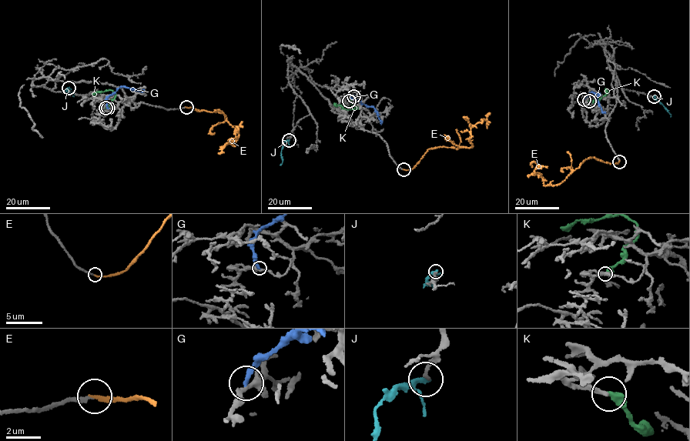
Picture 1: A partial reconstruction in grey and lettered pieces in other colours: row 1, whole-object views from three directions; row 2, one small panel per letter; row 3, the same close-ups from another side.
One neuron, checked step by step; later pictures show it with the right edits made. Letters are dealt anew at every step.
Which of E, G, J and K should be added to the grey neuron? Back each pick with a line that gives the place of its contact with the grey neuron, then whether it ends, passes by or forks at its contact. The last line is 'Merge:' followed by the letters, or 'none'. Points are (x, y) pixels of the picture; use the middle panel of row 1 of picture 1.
E: (403, 169) | it ends
Merge: E

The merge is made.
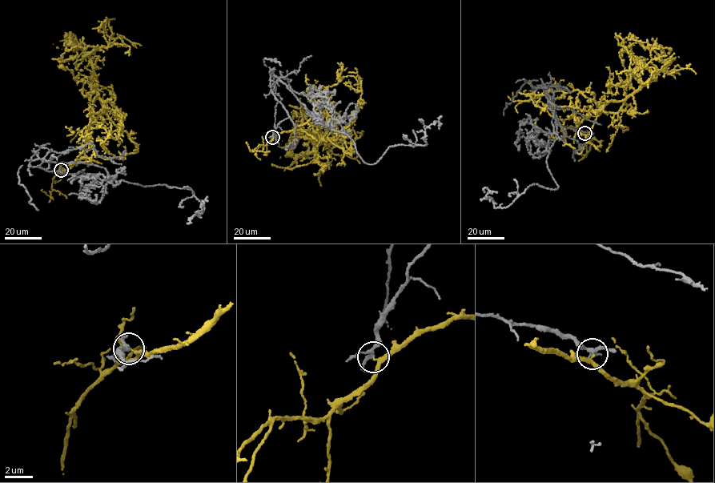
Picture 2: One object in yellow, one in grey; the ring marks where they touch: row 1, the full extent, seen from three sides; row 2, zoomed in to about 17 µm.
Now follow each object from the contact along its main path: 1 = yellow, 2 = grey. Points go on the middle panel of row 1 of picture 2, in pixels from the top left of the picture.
1: (273, 137), (306, 130), (316, 153), (317, 145), (327, 137), (351, 156), (342, 132), (357, 105), (366, 102)
2: (273, 137), (288, 116), (271, 73), (368, 164), (390, 146), (426, 145), (424, 130), (439, 119)

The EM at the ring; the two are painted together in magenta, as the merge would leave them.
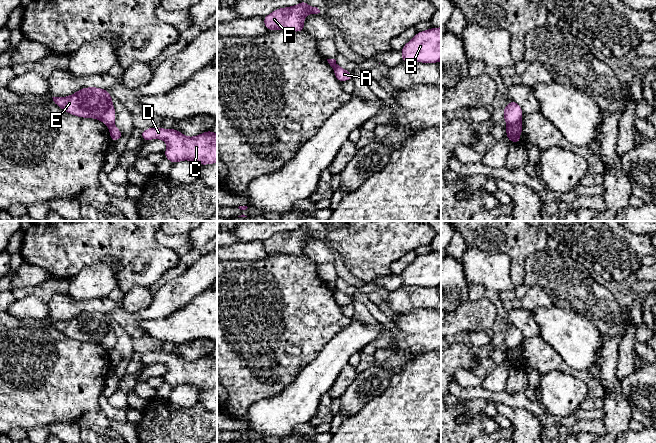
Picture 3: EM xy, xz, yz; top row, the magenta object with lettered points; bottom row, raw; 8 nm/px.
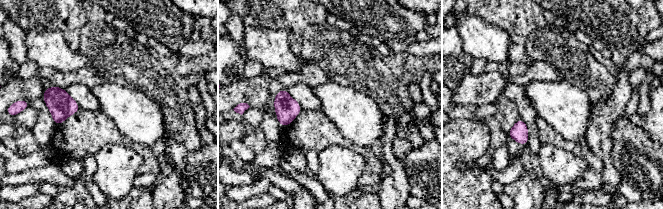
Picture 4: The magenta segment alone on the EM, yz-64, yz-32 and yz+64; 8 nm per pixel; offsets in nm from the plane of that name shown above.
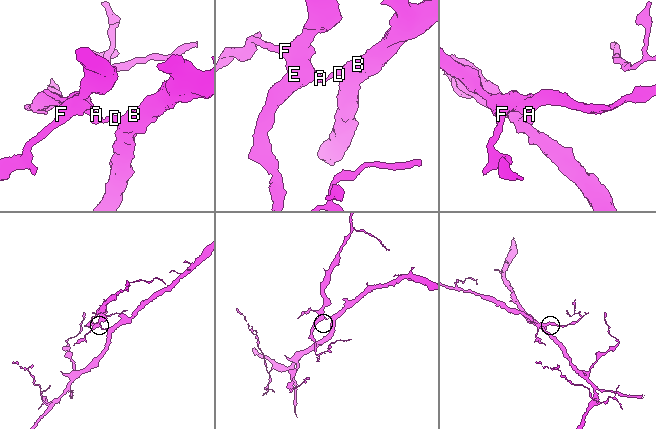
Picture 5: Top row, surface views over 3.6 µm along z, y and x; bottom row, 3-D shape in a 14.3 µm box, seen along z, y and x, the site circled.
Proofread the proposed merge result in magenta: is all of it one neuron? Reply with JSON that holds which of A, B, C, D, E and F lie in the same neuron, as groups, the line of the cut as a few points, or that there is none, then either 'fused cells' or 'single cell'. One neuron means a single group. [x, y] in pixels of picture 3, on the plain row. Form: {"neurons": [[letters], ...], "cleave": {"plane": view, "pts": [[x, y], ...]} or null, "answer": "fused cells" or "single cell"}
{"neurons": [["A", "B", "C", "D"], ["E", "F"]], "cleave": {"plane": "yz", "pts": [[519, 344], [508, 349]]}, "answer": "fused cells"}

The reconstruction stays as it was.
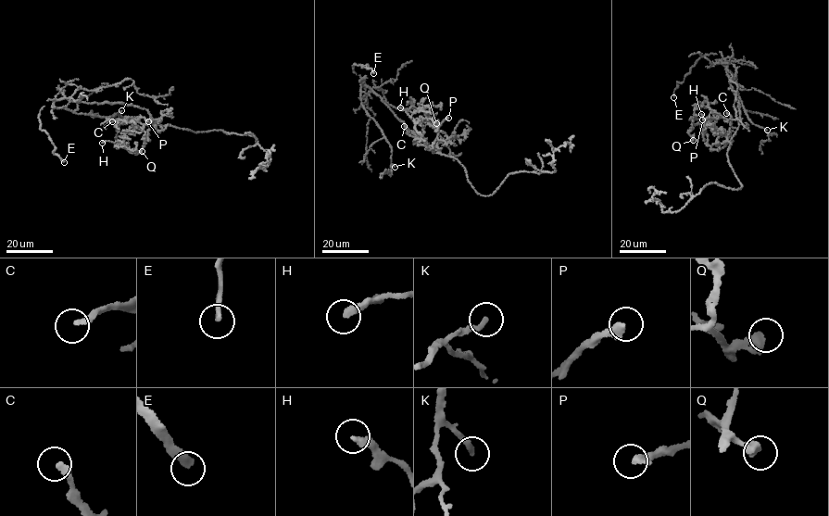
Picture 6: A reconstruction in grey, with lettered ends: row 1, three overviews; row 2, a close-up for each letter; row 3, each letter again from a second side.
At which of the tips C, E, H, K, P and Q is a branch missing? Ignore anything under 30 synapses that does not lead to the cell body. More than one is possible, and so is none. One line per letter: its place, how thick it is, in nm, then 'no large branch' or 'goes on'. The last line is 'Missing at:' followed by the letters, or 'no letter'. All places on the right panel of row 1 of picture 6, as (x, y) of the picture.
C: at (726, 113); 280 nm thick; no large branch
E: at (673, 97); 280 nm thick; goes on
H: at (701, 114); 280 nm thick; no large branch
K: at (767, 130); 240 nm thick; goes on
P: at (702, 119); 280 nm thick; goes on
Q: at (693, 140); 440 nm thick; no large branch
Missing at: E, K, P

